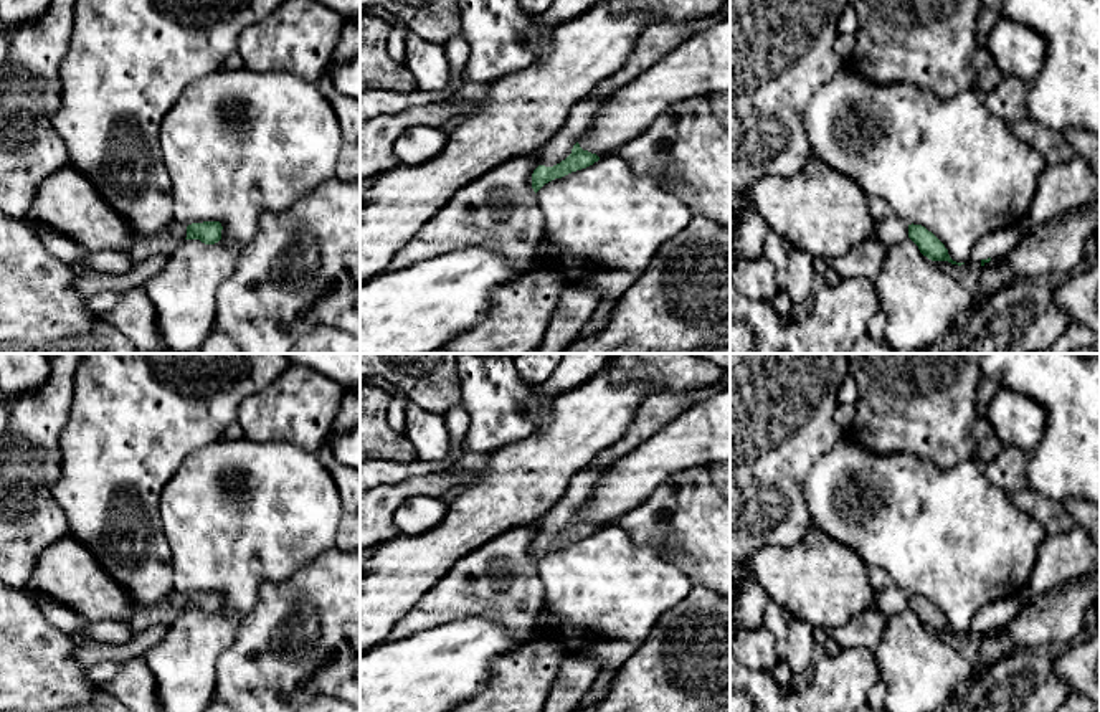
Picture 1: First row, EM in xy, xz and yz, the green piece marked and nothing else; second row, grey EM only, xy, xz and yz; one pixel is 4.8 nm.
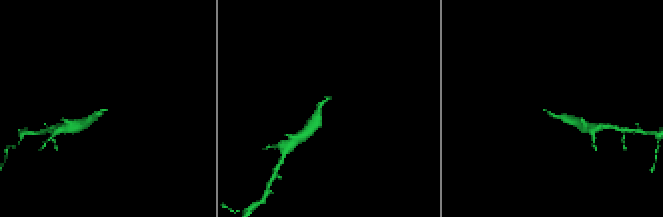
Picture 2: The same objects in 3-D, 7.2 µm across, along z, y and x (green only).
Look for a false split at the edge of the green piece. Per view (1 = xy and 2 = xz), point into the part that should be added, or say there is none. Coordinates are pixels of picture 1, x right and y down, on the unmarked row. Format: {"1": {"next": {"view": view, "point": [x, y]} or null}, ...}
{"1": {"next": null}, "2": {"next": null}}

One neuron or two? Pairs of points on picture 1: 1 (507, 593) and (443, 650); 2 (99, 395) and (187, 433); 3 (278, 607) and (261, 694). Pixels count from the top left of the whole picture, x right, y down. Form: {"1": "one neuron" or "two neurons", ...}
{"1": "two neurons", "2": "one neuron", "3": "one neuron"}

